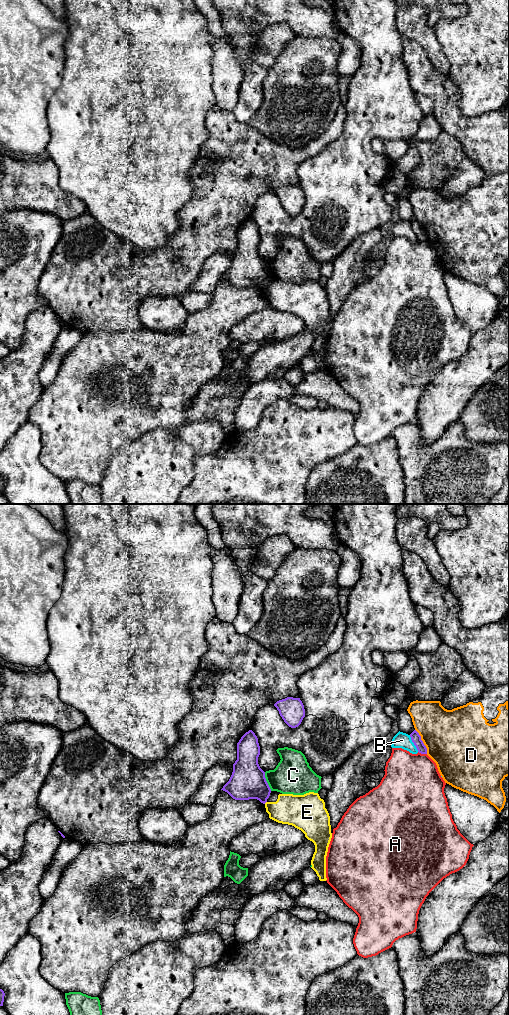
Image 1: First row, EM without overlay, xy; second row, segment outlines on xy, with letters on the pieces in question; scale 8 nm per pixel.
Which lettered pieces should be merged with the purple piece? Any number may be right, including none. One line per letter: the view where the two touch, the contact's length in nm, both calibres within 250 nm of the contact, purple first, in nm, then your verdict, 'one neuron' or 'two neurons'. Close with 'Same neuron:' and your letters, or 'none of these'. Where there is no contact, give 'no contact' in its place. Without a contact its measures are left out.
A: xy | 80 nm | 80/460 nm | two neurons
B: xy | 150 nm | 80/130 nm | two neurons
C: xy | 160 nm | 280/300 nm | two neurons
D: xy | 220 nm | 80/460 nm | two neurons
E: xy | 30 nm | 280/240 nm | two neurons
Same neuron: none of these

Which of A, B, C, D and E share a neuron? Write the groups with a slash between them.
A / B C / D / E

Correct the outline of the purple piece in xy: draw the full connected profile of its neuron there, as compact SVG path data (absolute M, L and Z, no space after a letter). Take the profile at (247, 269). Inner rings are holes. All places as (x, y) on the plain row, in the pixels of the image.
M252 218L246 220L237 231L237 248L229 269L221 278L235 288L257 287L265 292L271 277L266 269L265 260L258 252L260 234Z

